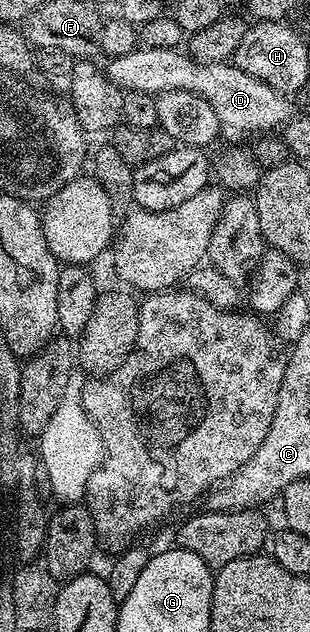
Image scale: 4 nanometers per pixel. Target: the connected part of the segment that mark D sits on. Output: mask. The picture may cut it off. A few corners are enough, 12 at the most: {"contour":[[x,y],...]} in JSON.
{"contour":[[136,47],[106,61],[117,87],[196,92],[224,129],[267,134],[286,95],[234,63]]}

